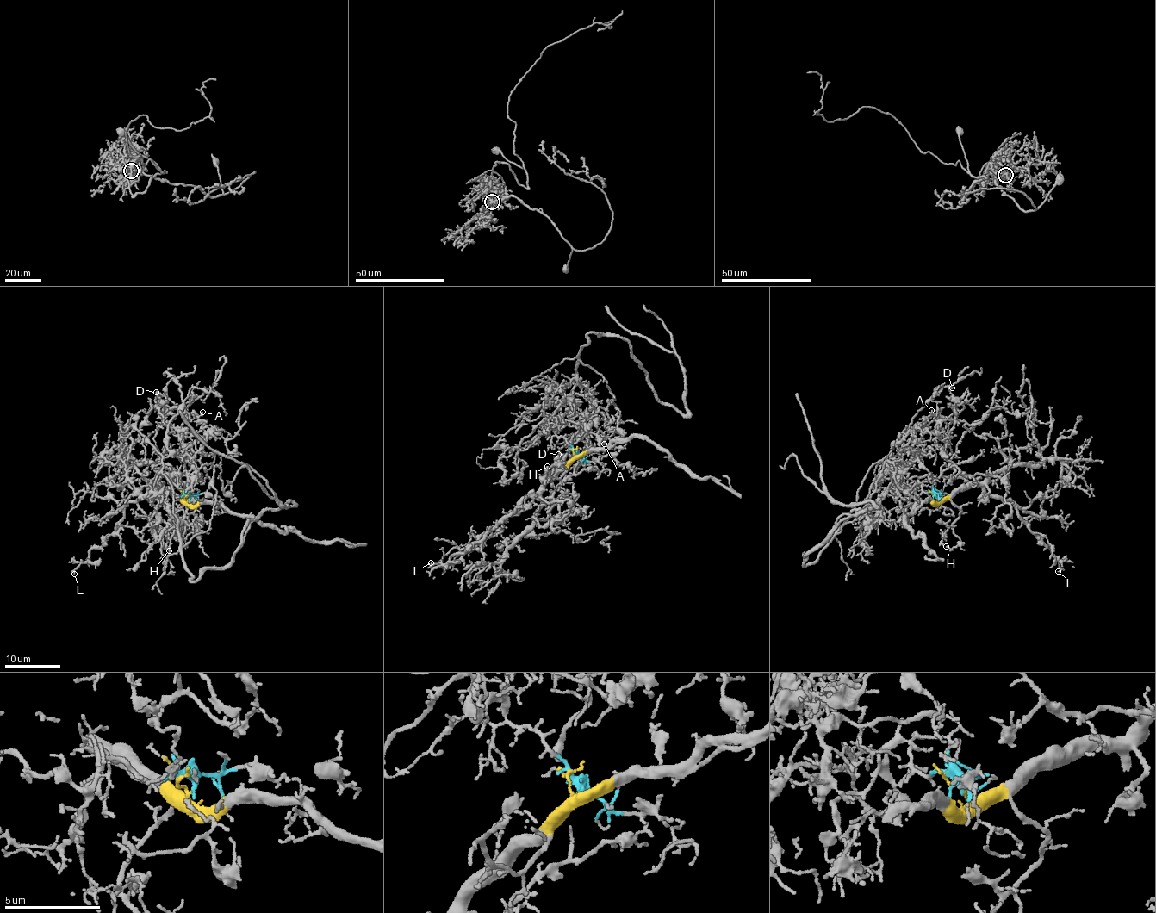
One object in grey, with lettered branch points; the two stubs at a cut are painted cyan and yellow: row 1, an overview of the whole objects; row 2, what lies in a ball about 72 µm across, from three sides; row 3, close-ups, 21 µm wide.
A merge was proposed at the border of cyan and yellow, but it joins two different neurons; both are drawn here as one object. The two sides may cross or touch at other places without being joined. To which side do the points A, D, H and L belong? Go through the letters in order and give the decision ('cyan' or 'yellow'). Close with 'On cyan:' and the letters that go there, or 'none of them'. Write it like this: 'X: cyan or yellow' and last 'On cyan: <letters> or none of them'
A: cyan
D: cyan
H: yellow
L: yellow
On cyan: A, D

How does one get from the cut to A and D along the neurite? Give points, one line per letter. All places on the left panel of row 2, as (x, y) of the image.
A: (188, 500), (162, 490), (158, 499), (180, 521), (202, 412)
D: (188, 500), (162, 490), (158, 499), (180, 521), (195, 467), (159, 410), (156, 392)

